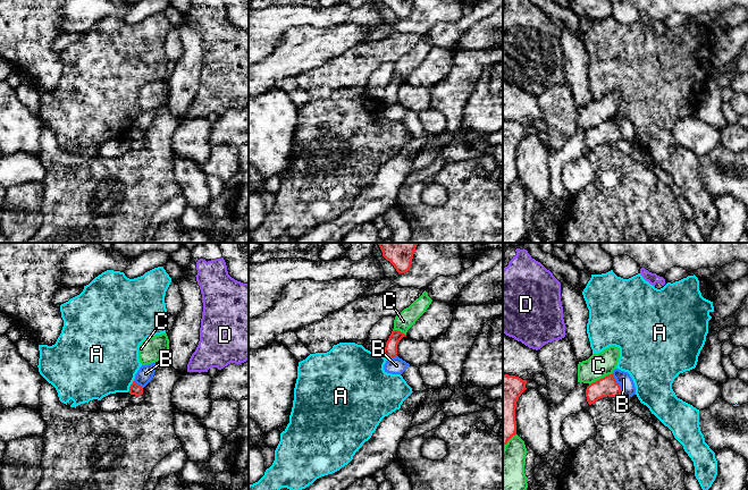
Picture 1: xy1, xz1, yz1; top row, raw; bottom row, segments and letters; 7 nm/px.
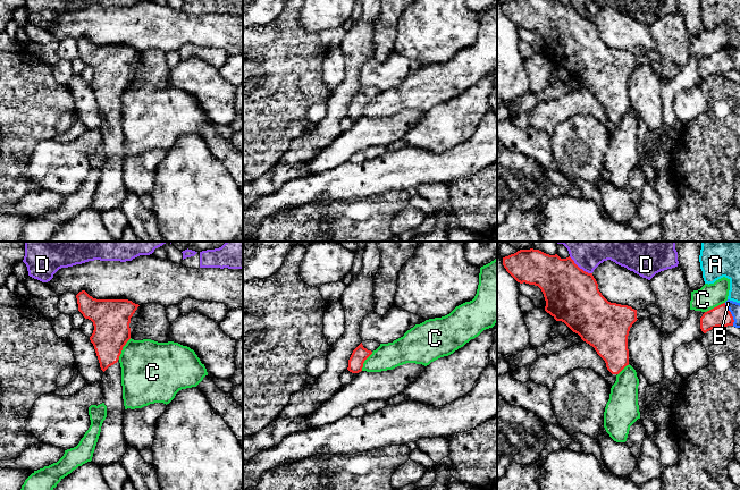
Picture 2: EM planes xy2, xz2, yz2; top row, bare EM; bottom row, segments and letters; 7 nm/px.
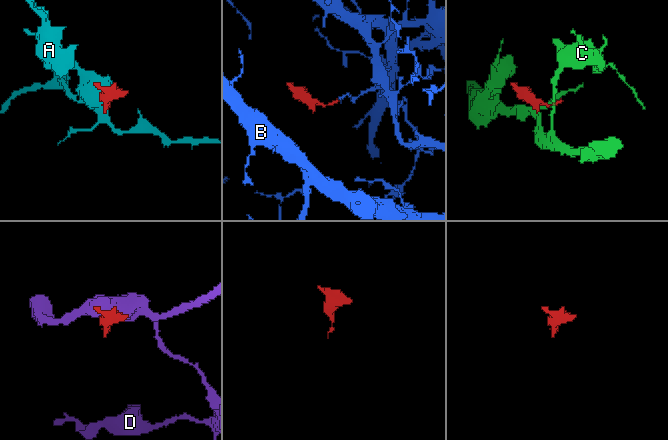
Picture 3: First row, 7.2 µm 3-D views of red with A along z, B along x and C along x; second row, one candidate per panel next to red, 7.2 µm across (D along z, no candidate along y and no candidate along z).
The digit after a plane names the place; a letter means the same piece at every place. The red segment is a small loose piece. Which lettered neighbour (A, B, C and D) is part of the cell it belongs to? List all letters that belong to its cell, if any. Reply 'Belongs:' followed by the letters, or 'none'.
Belongs: none

